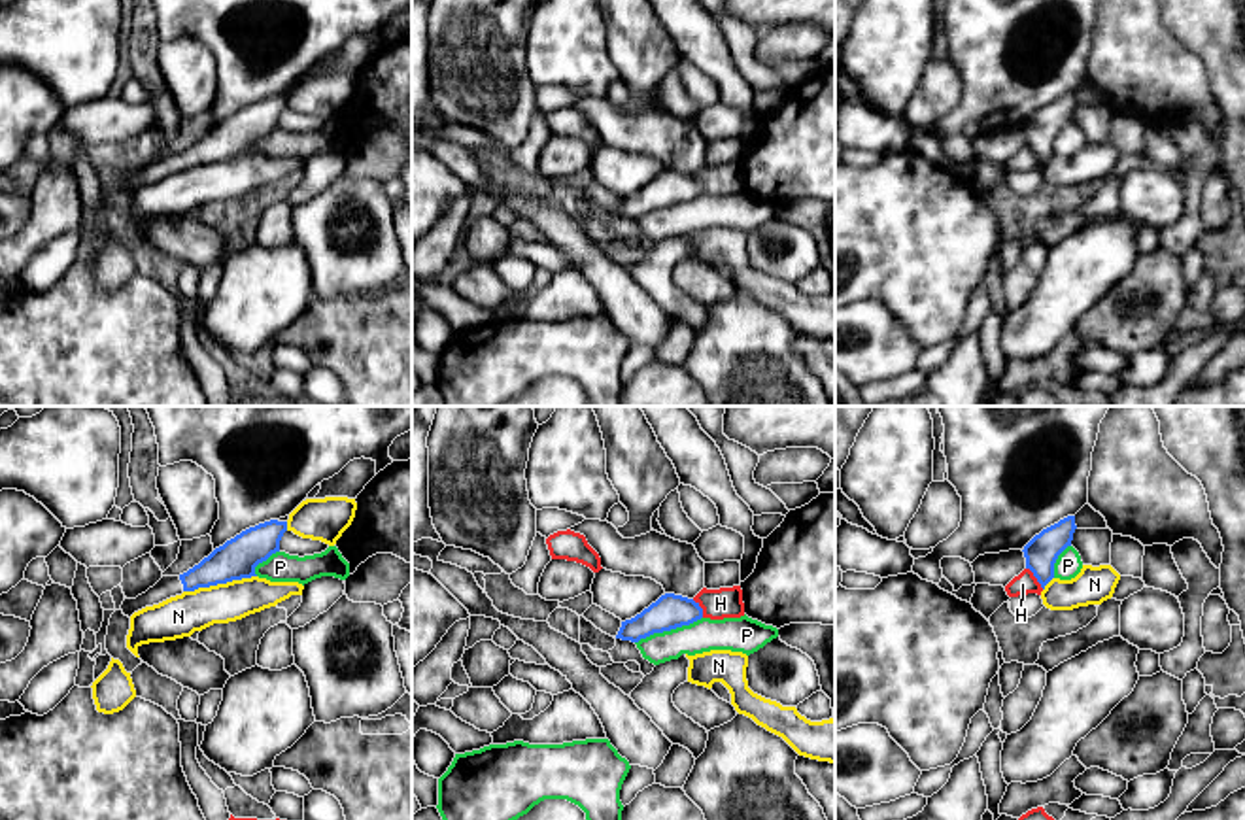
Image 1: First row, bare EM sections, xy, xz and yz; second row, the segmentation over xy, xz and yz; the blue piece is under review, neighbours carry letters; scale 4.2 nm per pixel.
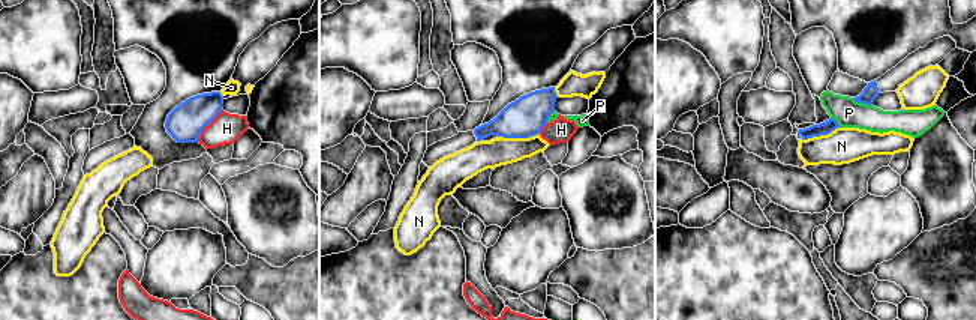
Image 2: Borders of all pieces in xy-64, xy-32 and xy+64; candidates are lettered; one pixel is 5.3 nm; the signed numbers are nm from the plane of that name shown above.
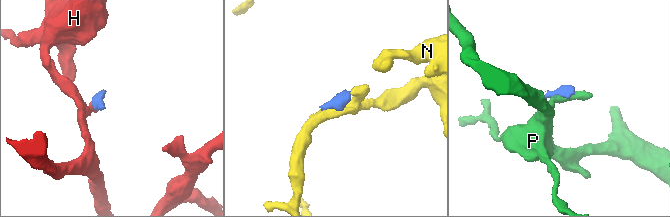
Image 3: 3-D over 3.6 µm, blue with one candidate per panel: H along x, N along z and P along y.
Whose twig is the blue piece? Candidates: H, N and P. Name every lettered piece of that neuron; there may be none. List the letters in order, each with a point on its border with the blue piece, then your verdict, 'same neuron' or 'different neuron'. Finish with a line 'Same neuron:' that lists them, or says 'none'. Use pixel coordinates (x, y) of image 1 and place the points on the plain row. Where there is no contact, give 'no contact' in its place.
H: yz (1036, 153) | different neuron
N: xy (220, 159) | different neuron
P: xz (667, 206) | different neuron
Same neuron: none

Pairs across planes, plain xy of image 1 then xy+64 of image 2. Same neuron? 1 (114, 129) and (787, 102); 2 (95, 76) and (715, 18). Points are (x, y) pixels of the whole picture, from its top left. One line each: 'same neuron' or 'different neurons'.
1: same neuron
2: same neuron

